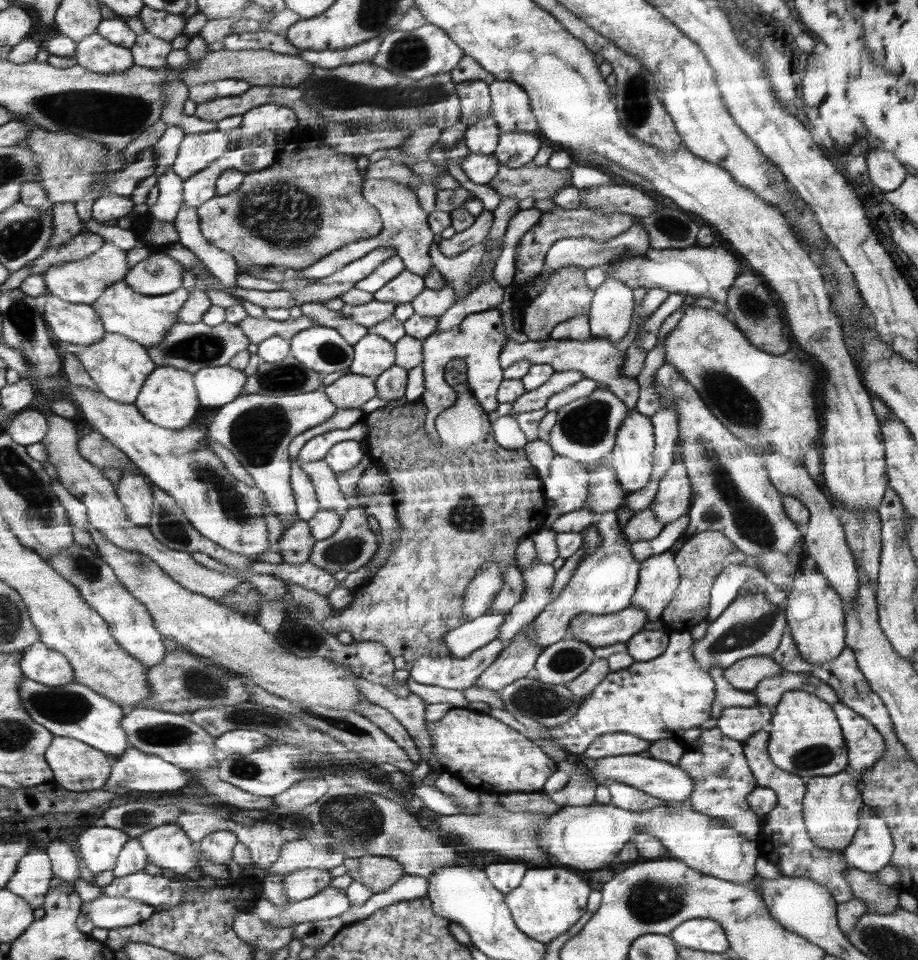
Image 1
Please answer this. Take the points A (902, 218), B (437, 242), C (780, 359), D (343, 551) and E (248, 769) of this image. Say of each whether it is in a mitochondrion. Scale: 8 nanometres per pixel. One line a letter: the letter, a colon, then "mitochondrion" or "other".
A: other
B: other
C: other
D: mitochondrion
E: mitochondrion

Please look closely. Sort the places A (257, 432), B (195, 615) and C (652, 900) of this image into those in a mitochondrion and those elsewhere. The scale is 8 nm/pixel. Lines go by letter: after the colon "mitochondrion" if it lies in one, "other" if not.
A: mitochondrion
B: other
C: mitochondrion

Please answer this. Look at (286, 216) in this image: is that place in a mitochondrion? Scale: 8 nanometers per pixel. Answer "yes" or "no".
yes

